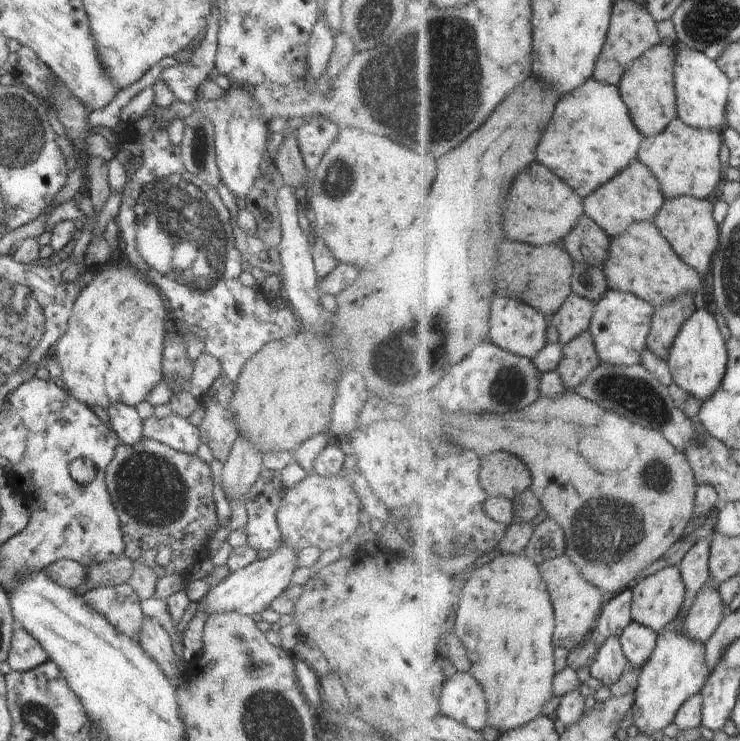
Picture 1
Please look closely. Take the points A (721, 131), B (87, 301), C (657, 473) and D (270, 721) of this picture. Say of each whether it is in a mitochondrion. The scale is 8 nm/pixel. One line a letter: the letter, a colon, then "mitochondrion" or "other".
A: other
B: other
C: mitochondrion
D: mitochondrion

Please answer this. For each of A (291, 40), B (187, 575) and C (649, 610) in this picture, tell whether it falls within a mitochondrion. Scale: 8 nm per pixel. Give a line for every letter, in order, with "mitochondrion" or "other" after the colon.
A: other
B: other
C: other

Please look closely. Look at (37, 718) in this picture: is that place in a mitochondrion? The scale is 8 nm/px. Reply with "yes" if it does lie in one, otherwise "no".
yes

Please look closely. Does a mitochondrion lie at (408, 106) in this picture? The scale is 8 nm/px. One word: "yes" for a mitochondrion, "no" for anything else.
yes

